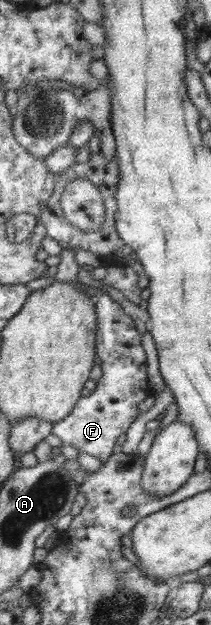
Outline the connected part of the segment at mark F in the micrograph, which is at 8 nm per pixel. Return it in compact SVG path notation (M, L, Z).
M98 294L94 303L97 316L95 356L101 360L102 376L95 383L94 390L90 391L88 396L81 396L61 421L52 423L51 433L57 436L62 444L68 444L78 451L86 452L101 463L112 456L112 446L116 444L116 438L122 432L126 432L130 423L139 414L138 405L152 392L147 380L146 355L144 355L144 350L140 345L141 332L137 331L134 321L109 295Z

